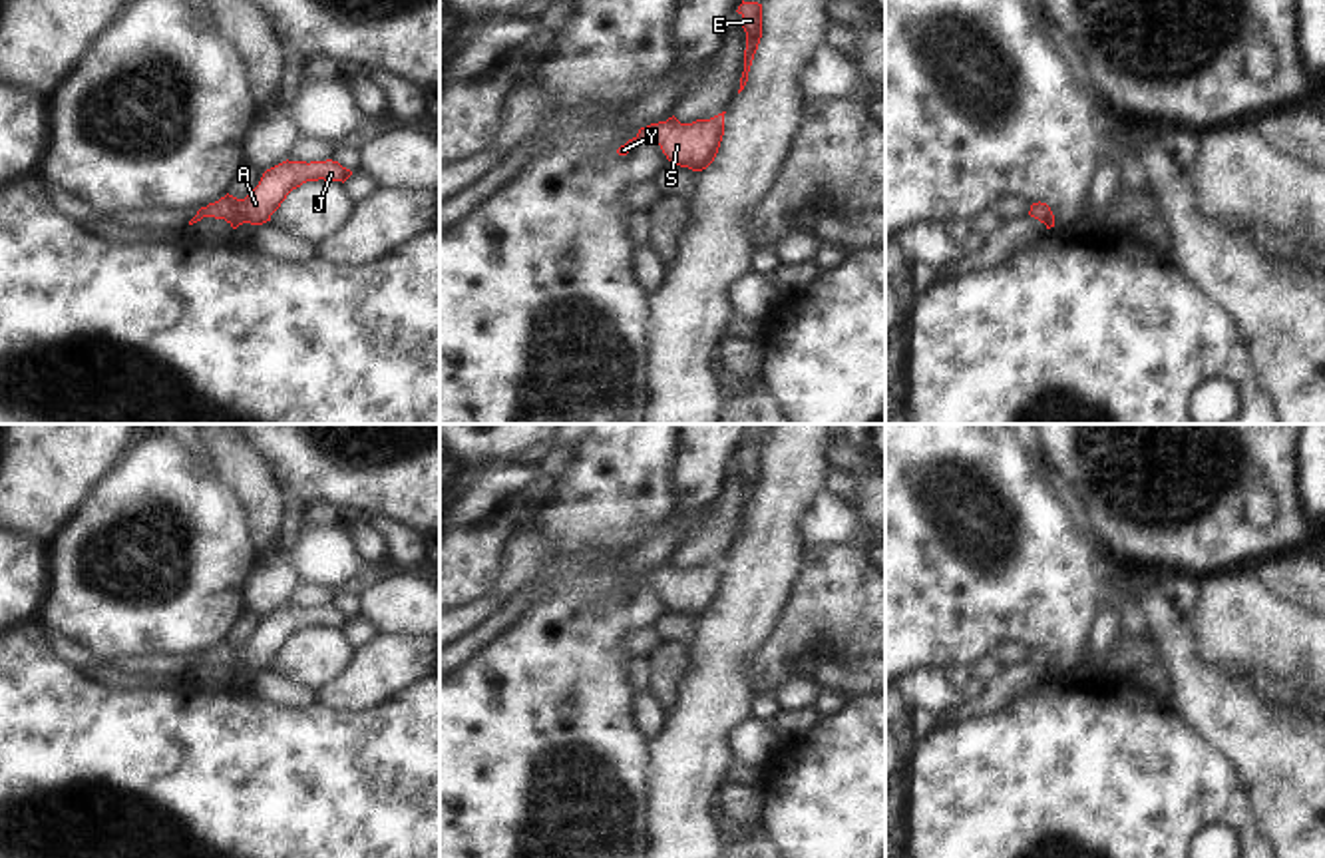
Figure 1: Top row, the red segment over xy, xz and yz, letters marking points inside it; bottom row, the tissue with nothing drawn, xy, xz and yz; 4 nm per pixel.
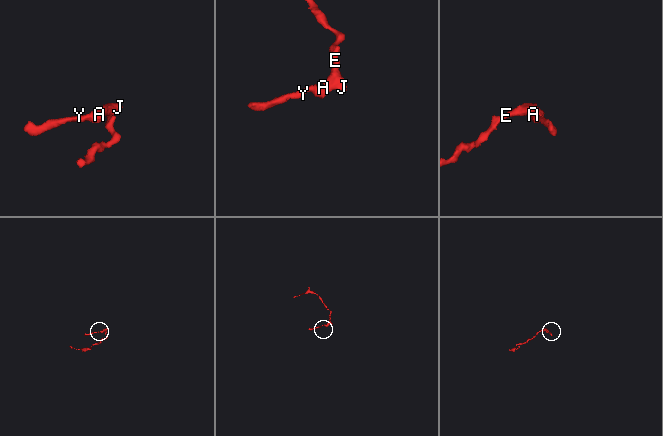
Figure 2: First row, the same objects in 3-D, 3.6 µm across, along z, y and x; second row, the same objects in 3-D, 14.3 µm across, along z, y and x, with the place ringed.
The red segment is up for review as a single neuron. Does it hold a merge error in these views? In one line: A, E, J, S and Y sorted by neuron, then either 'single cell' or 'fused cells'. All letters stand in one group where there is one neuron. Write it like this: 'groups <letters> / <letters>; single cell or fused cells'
groups A E J S Y; single cell

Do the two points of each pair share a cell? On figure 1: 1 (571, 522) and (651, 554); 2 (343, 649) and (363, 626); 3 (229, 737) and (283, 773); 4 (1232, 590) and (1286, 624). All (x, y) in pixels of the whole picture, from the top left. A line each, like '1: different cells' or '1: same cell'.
1: different cells
2: different cells
3: same cell
4: same cell

